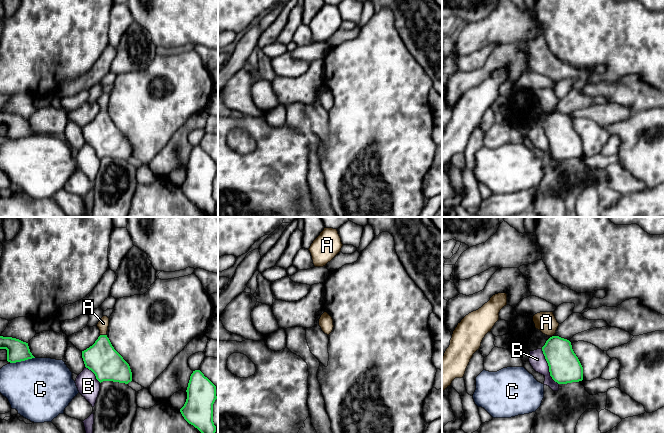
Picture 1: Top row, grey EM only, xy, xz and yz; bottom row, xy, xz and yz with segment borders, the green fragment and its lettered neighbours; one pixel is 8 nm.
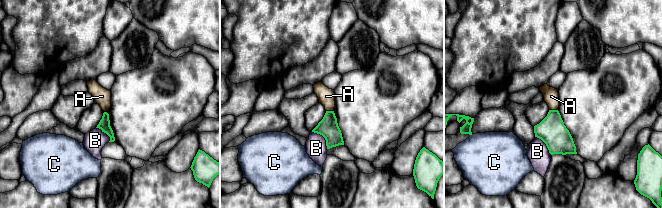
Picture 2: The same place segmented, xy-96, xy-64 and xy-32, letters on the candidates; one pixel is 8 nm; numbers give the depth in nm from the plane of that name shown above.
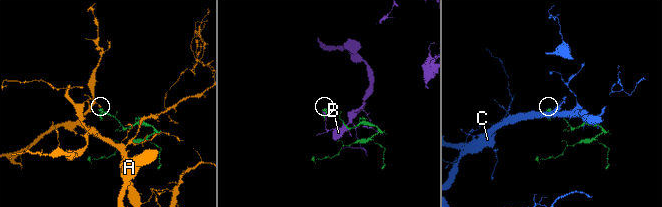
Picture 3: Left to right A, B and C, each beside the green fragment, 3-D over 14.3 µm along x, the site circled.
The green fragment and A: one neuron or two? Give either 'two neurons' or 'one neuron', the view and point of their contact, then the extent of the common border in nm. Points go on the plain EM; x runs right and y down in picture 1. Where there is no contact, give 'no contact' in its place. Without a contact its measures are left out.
two neurons | xy (103, 111) | 60 nm

